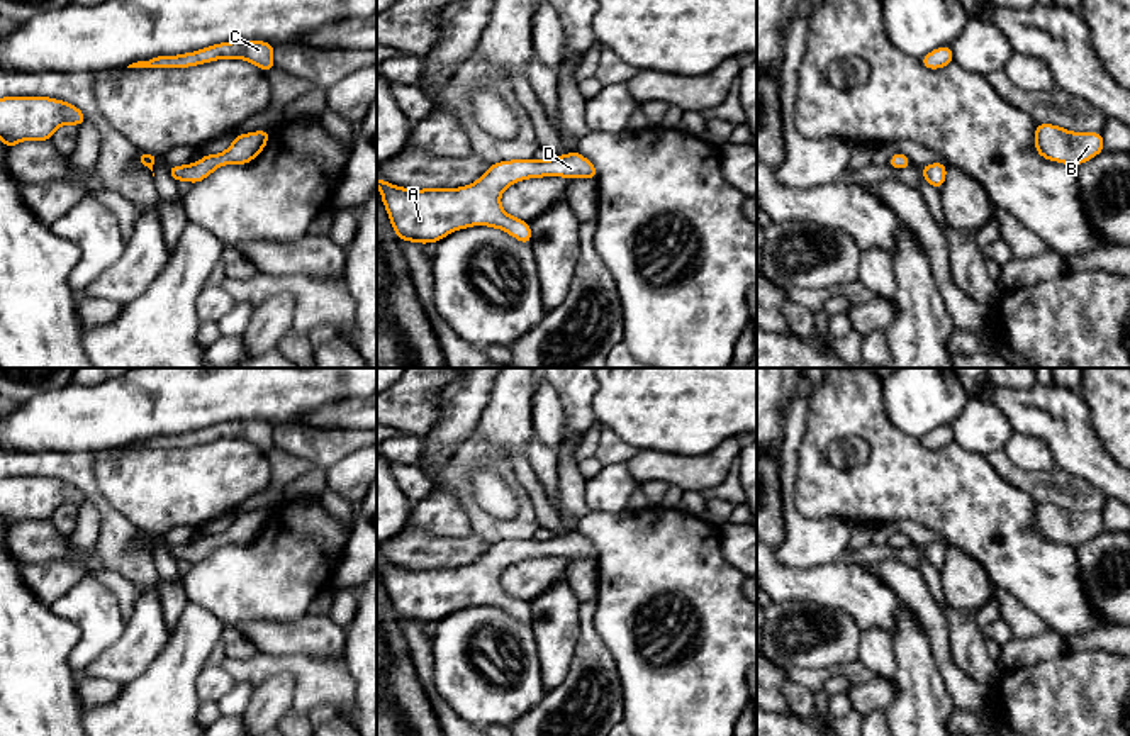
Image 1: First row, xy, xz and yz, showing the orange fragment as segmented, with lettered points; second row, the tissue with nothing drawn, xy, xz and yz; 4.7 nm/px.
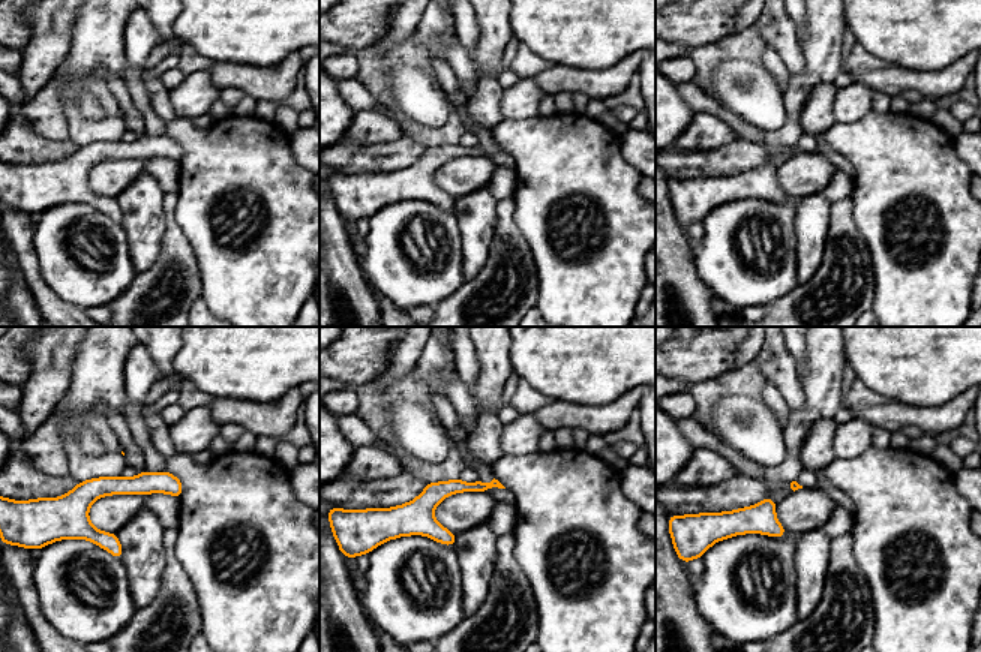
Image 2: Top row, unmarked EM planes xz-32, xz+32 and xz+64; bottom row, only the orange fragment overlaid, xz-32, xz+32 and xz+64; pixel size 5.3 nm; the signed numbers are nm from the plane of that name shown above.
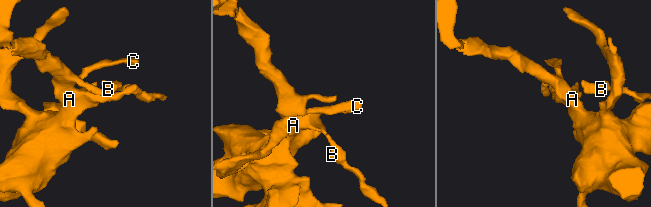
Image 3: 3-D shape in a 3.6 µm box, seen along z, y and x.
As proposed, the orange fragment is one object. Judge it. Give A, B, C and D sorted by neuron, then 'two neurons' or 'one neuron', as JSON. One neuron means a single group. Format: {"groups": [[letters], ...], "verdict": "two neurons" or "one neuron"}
{"groups": [["A", "B", "C", "D"]], "verdict": "one neuron"}

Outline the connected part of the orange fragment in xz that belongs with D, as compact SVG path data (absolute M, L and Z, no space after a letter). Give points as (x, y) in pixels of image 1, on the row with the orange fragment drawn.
M577 151L548 161L511 159L490 164L473 183L460 188L411 190L377 178L383 207L400 241L438 243L458 229L489 226L531 246L531 226L501 207L501 193L526 178L597 178L596 166Z

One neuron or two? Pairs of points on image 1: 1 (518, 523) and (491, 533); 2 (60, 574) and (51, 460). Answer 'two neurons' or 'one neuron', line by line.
1: one neuron
2: two neurons

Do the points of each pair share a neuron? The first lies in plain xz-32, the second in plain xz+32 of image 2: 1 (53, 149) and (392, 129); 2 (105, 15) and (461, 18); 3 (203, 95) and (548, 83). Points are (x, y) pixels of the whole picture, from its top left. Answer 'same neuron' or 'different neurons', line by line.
1: different neurons
2: different neurons
3: different neurons

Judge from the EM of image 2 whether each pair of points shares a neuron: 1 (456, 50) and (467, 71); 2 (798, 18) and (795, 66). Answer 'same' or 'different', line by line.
1: same
2: different

